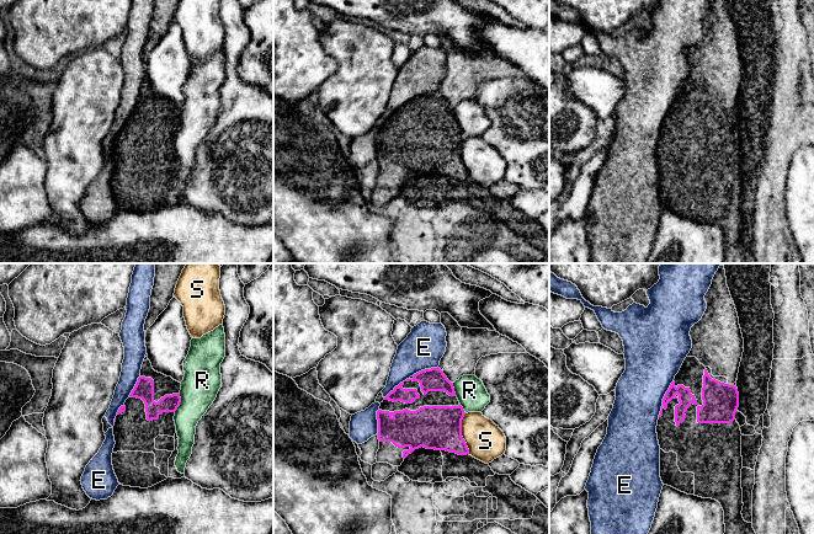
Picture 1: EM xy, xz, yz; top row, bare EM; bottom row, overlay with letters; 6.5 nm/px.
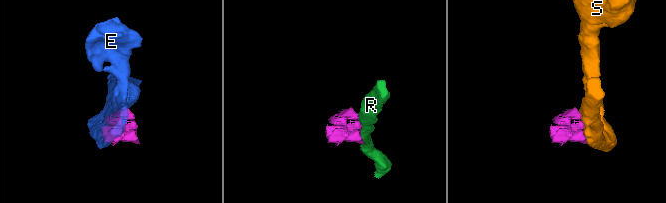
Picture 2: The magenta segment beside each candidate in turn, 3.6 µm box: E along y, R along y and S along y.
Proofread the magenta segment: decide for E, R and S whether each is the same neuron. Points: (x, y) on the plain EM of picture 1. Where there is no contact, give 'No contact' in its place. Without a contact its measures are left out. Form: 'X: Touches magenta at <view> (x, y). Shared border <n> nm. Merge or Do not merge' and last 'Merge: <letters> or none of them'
E: Touches magenta at yz (663, 123). Shared border 260 nm. Do not merge
R: Touches magenta at xy (180, 126). Shared border 130 nm. Do not merge
S: Touches magenta at xz (461, 158). Shared border 280 nm. Do not merge
Merge: none of them

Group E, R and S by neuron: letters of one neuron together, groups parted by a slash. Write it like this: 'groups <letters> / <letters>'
groups E / R / S

